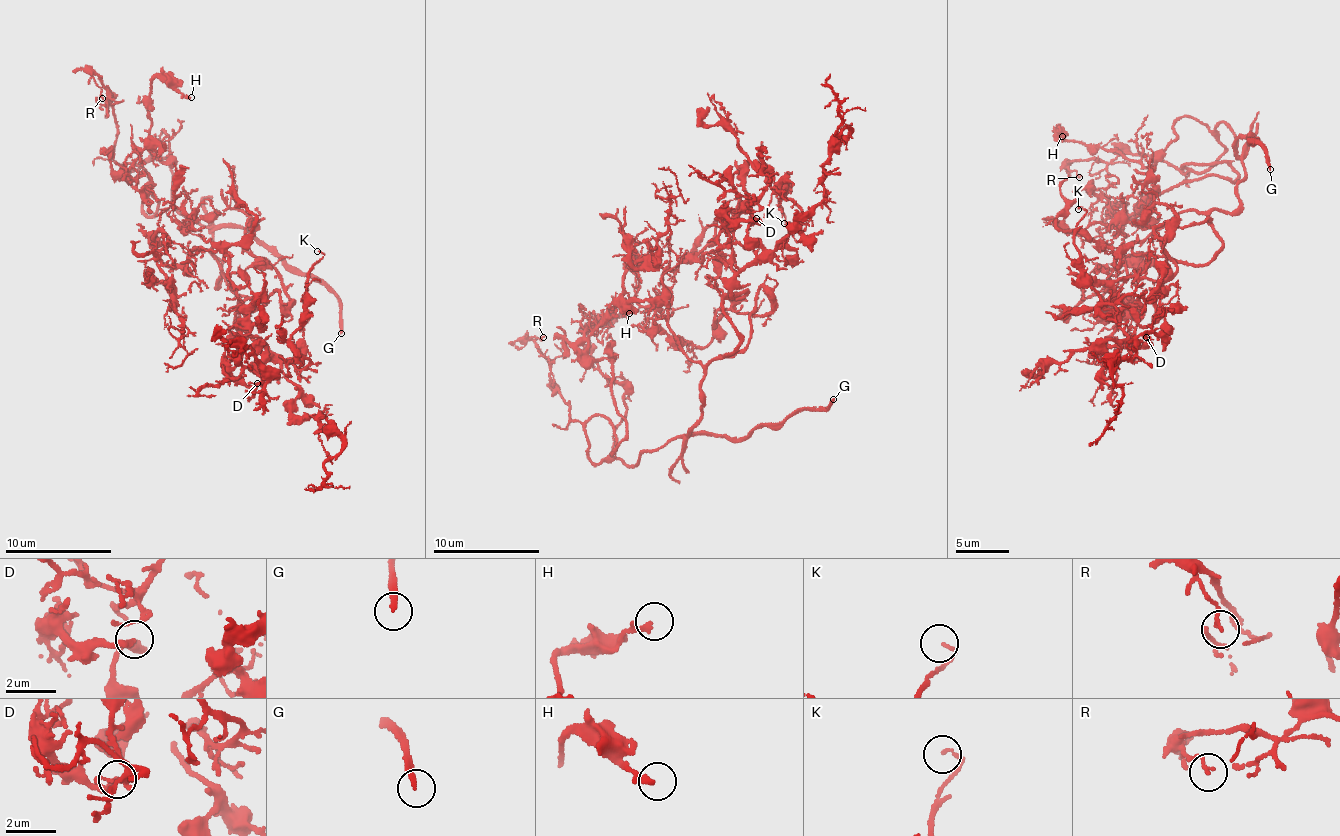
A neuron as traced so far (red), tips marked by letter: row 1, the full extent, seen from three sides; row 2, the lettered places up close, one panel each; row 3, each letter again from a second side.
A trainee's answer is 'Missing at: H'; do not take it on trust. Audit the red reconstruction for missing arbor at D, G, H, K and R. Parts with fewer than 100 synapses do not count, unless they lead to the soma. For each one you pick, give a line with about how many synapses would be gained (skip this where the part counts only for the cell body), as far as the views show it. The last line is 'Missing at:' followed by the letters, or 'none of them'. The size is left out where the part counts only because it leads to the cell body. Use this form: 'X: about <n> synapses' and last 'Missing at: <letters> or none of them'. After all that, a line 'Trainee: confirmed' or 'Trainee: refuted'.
Missing at: G
Trainee: refuted

